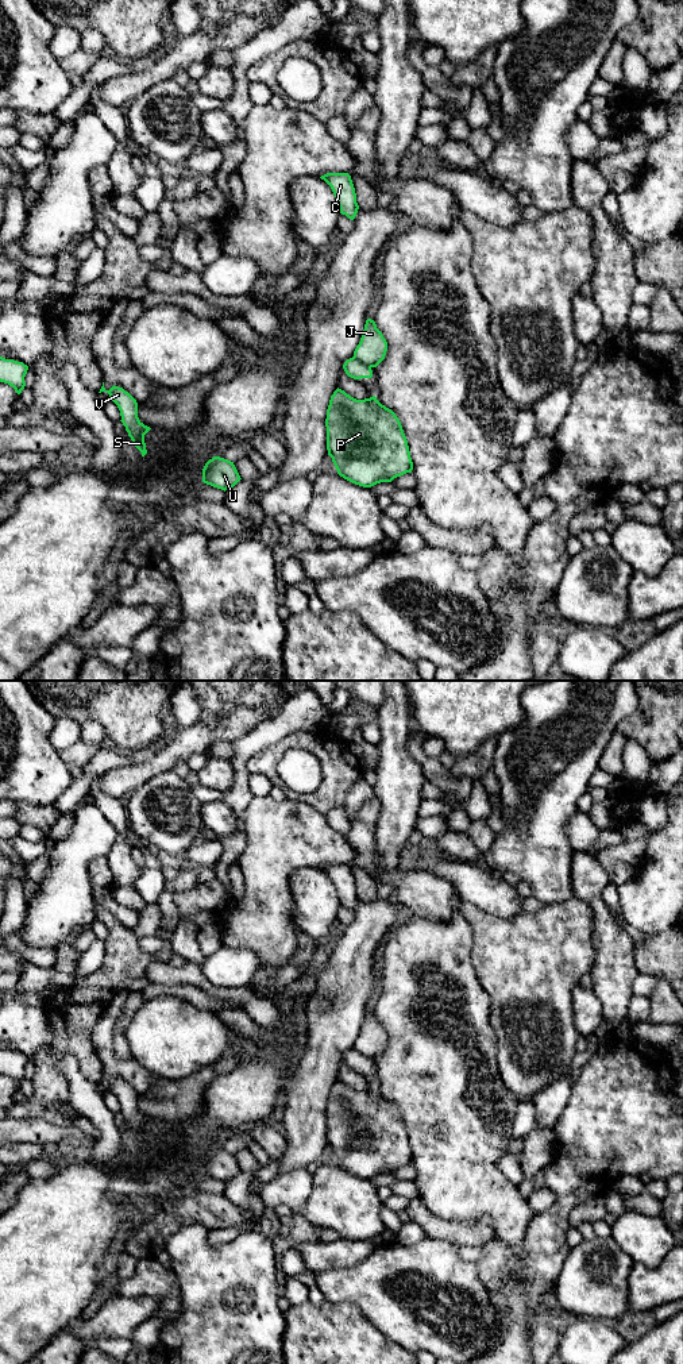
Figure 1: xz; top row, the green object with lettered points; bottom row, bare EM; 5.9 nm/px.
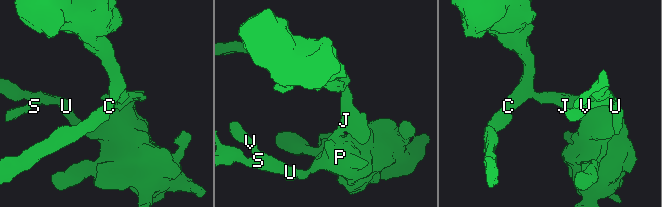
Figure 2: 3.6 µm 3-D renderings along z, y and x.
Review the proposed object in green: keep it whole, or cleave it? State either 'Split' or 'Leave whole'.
Split

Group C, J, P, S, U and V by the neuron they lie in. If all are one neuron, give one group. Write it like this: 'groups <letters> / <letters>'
groups C J / P S U V

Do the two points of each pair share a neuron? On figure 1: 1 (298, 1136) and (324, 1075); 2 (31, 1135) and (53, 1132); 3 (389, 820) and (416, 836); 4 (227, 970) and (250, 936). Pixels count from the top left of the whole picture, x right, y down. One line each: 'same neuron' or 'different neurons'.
1: same neuron
2: same neuron
3: different neurons
4: different neurons

